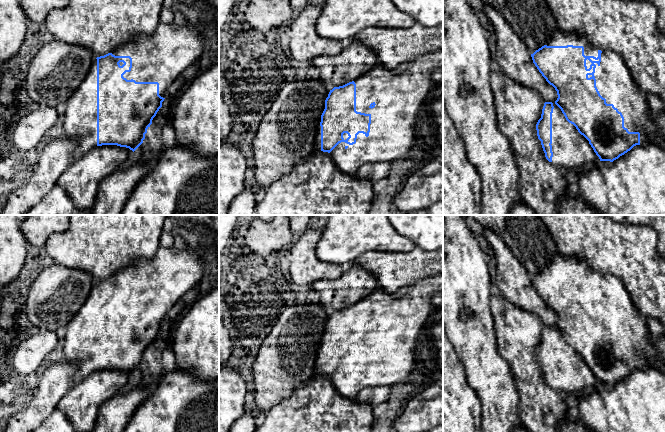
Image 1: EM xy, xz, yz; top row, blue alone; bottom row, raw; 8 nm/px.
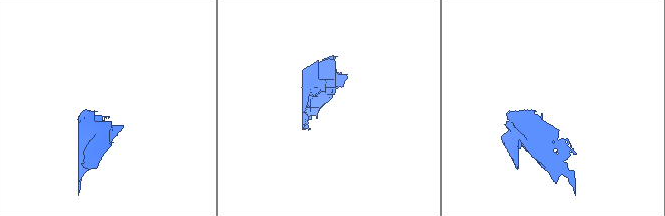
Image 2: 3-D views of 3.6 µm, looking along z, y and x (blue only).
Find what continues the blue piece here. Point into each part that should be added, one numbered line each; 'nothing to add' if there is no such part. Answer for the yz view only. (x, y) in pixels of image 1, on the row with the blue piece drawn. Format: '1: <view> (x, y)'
1: yz (614, 82)
2: yz (570, 149)

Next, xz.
1: xz (399, 94)

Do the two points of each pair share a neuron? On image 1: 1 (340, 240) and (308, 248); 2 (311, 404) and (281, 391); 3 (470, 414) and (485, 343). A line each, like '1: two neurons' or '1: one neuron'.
1: two neurons
2: two neurons
3: two neurons

